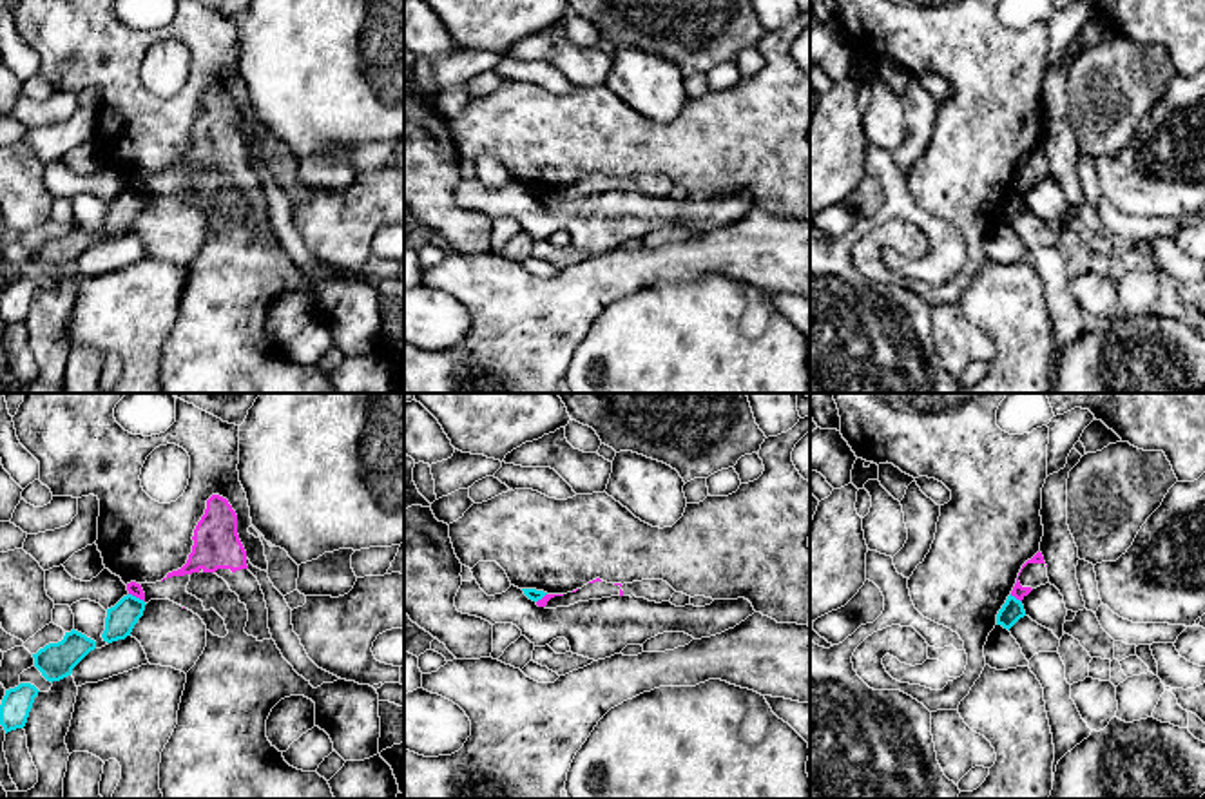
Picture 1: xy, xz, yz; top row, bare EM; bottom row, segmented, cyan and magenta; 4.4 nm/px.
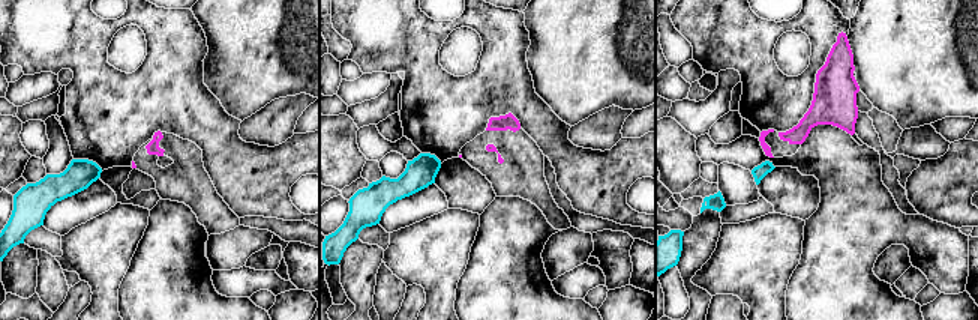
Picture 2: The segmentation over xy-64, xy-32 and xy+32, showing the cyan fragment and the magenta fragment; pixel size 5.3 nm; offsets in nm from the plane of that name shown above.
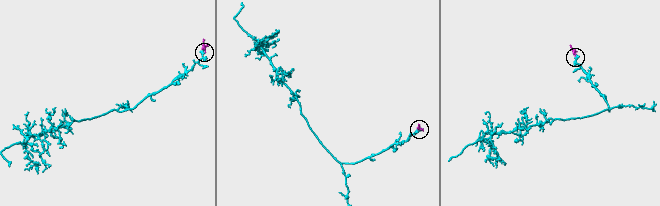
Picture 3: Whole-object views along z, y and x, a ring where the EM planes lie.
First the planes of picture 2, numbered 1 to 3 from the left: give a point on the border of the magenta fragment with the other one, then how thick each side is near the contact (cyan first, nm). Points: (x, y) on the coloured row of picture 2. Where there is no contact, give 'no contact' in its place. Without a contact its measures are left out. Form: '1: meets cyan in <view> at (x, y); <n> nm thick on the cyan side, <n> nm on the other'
1: no contact
2: no contact
3: no contact

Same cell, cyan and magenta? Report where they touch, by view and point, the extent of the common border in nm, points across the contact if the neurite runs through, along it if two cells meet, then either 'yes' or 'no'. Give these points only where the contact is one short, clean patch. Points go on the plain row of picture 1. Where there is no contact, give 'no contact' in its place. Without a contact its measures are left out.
contact xy (134, 191); length 80 nm; border xy (129, 187), (144, 196); no

